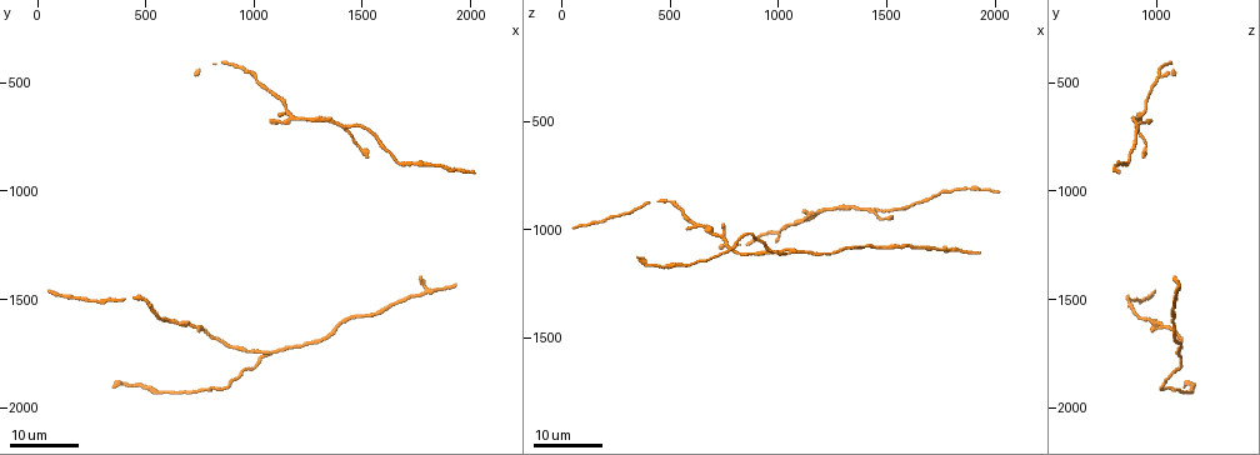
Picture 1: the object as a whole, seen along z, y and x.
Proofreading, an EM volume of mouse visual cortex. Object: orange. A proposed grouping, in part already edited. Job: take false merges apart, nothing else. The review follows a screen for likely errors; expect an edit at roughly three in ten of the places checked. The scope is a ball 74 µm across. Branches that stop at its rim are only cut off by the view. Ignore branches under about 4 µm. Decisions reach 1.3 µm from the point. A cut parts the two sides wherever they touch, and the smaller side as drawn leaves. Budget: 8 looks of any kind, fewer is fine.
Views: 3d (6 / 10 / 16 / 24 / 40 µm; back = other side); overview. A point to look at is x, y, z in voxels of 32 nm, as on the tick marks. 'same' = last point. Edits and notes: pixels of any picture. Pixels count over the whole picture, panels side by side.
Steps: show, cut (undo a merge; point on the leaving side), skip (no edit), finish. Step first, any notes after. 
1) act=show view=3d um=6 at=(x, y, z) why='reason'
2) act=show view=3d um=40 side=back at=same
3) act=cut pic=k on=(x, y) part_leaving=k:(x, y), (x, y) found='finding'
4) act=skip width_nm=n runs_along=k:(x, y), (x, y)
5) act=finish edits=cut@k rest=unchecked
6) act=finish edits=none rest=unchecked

act=show view=3d um=16 at=(1180, 660, 920) why='looks like a crossing'

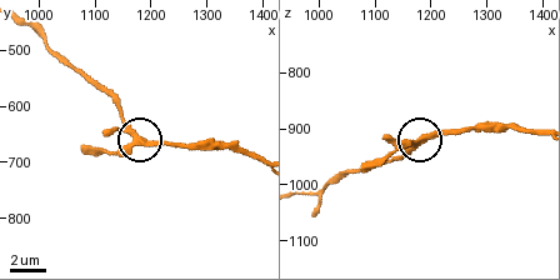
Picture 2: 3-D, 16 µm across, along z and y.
act=show view=3d um=6 at=(1170, 660, 930)

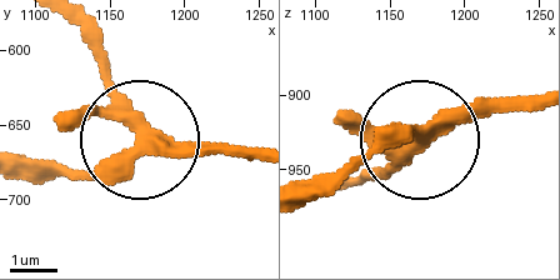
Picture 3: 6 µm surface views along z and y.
act=skip runs_along=3:(253, 151), (121, 148), (41, 184) found='one neuron here'

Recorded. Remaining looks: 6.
act=show view=3d um=24 at=(1440, 710, 920) why='thin arm on a thick one'

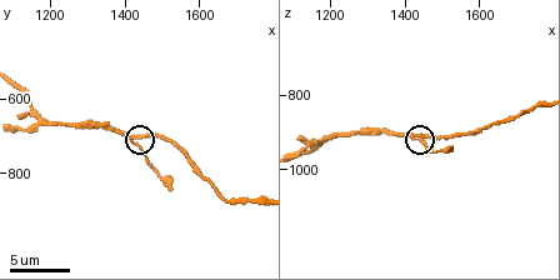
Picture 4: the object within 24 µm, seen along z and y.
act=show view=3d um=10 at=(1430, 730, 910) why='zoom in'

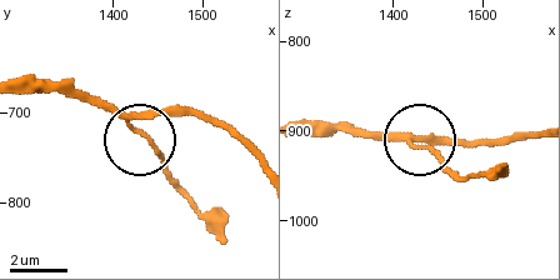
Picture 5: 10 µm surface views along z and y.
act=cut pic=5 on=(155, 150) width_nm=160 part_leaving=5:(128, 123), (175, 191), (223, 239) found='a second neuron is stuck on'

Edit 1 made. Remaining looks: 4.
act=show view=overview

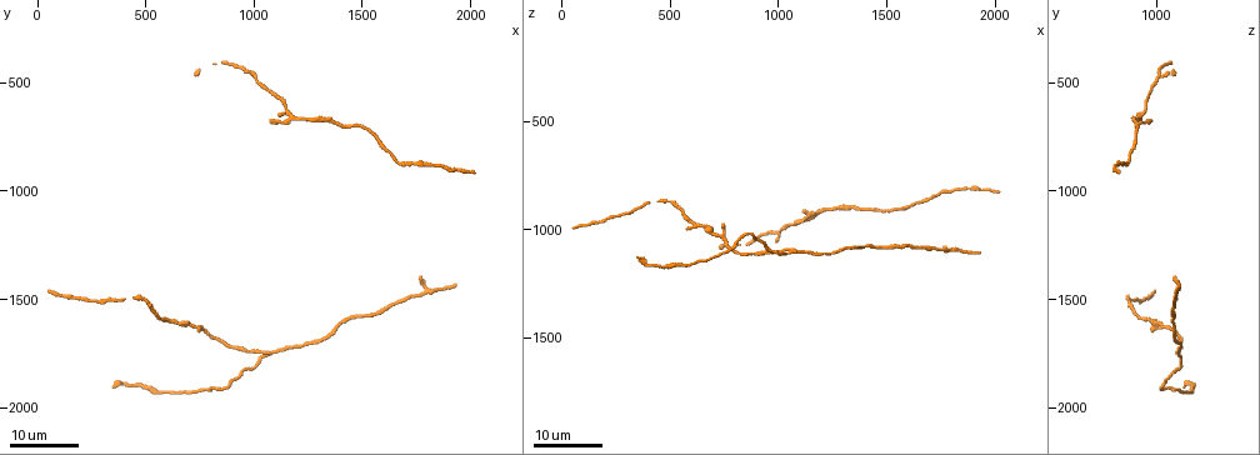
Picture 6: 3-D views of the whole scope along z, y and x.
act=show view=3d um=16 at=(1810, 890, 810) why='calibre changes'

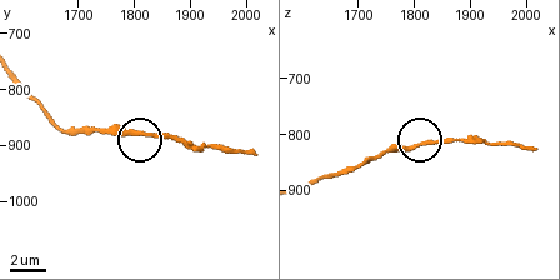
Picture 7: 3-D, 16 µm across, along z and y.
act=show view=3d um=10 at=(1805, 880, 825)

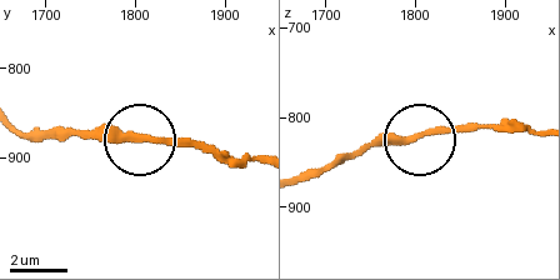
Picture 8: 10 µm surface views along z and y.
act=skip width_nm=250 found='all the same neuron'

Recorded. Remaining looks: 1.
act=finish edits=cut@5 rest=unchecked

